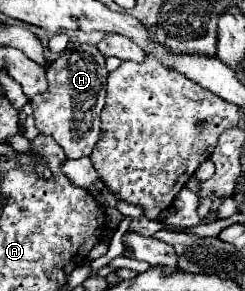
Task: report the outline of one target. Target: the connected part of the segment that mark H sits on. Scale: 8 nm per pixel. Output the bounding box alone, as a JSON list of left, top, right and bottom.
[30,45,108,159]

